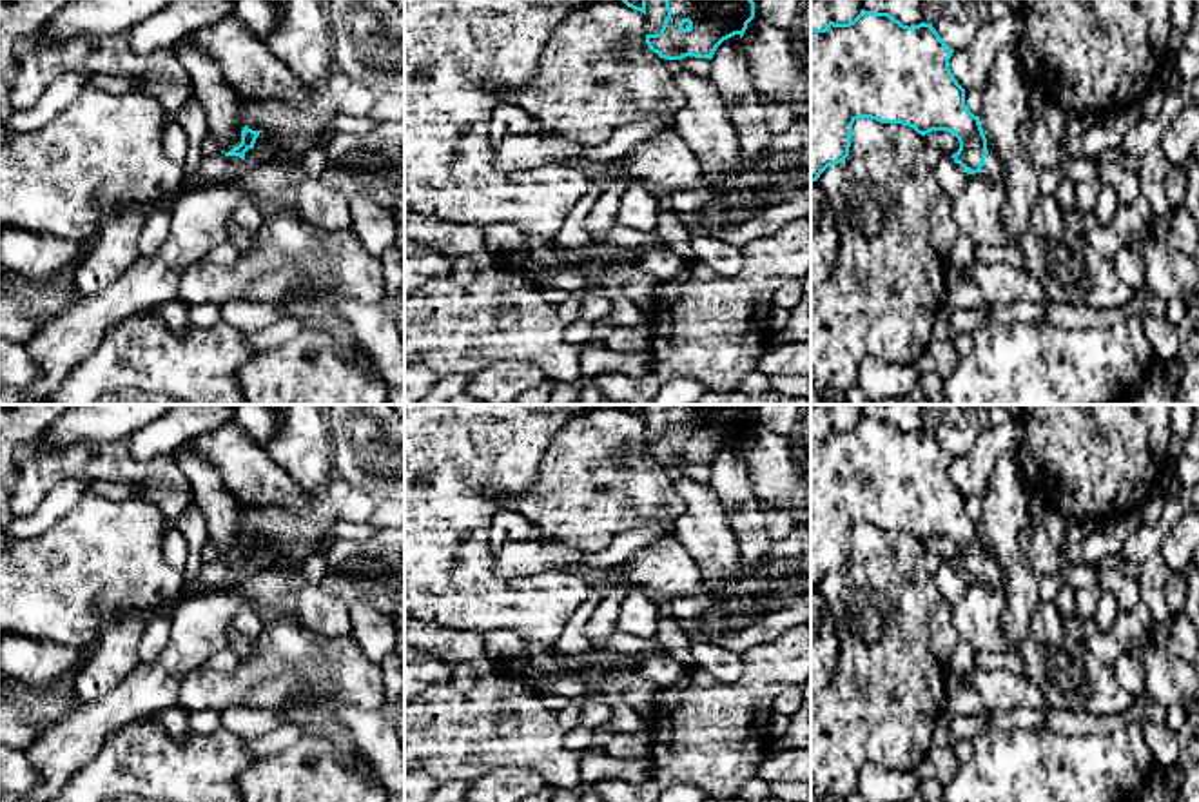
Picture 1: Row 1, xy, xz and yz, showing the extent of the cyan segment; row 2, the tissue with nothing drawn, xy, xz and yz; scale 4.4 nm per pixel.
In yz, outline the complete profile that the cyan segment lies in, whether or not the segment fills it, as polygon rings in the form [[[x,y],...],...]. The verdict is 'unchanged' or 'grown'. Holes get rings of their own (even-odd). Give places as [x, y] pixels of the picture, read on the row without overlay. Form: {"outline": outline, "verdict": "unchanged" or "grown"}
{"outline": [[[862,416],[849,430],[829,426],[825,435],[811,434],[811,588],[834,570],[849,562],[853,530],[858,524],[871,524],[880,530],[902,530],[925,543],[932,537],[947,537],[958,544],[960,555],[952,561],[969,581],[981,579],[994,592],[1003,593],[1005,572],[996,559],[987,557],[980,523],[974,523],[965,512],[965,495],[949,475],[950,455],[931,430],[903,432],[889,419],[872,419]]], "verdict": "grown"}

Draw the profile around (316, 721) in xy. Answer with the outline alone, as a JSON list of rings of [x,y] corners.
[[[290,706],[281,709],[285,720],[301,728],[303,735],[330,740],[341,758],[359,758],[365,766],[374,769],[368,757],[357,748],[350,729],[339,722],[325,706]]]

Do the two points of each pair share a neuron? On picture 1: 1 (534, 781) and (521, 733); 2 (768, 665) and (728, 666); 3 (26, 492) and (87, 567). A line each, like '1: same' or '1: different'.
1: different
2: different
3: different

